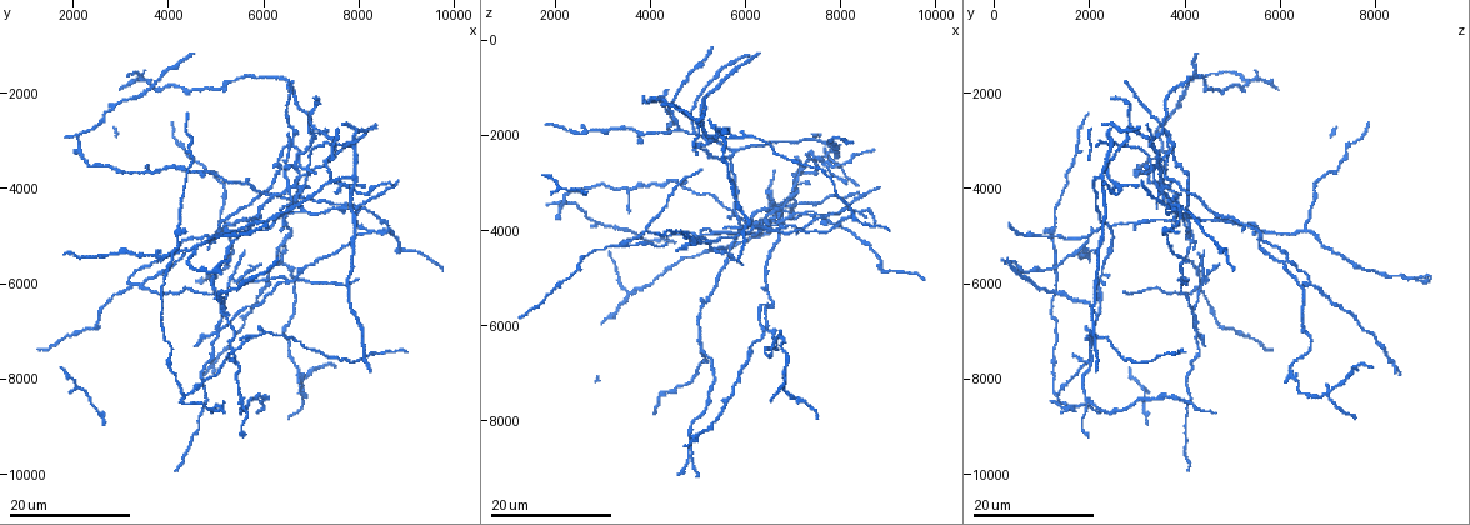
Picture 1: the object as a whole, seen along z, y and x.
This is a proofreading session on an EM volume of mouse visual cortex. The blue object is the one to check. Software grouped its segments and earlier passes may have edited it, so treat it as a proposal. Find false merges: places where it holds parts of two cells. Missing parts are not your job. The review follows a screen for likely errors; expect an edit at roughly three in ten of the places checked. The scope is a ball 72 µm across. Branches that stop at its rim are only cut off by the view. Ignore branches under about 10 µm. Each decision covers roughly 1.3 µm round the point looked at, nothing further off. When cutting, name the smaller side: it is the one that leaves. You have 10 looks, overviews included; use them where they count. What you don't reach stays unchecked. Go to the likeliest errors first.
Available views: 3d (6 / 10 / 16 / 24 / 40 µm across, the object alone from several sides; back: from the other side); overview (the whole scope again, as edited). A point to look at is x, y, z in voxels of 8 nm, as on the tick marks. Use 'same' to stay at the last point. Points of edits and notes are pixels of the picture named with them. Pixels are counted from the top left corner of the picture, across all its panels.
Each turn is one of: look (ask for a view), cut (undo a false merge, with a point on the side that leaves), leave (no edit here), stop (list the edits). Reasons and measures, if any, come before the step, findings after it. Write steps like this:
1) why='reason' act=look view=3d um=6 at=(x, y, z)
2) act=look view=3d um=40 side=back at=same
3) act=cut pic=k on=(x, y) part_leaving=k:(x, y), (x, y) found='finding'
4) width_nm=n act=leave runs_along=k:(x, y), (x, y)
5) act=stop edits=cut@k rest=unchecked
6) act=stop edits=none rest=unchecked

act=look view=3d um=24 at=(5200, 6700, 2150)

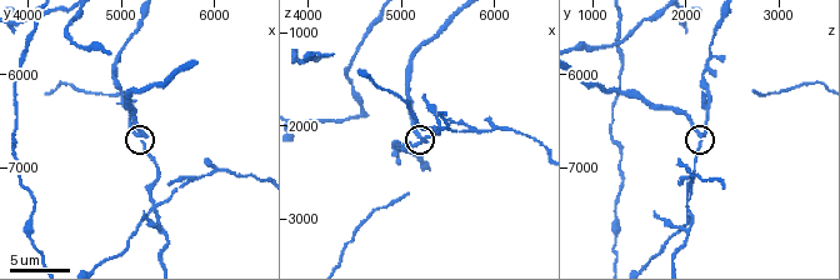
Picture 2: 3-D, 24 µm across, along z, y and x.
act=look view=3d um=10 at=(5250, 6650, 2150)

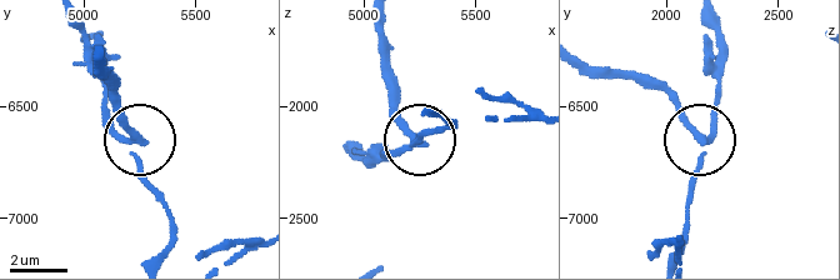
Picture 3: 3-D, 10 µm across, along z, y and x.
width_nm=200 act=cut pic=3 on=(120, 110) part_leaving=3:(708, 141), (660, 89), (581, 73) found='a second cell is stuck on'

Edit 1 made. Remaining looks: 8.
act=look view=overview

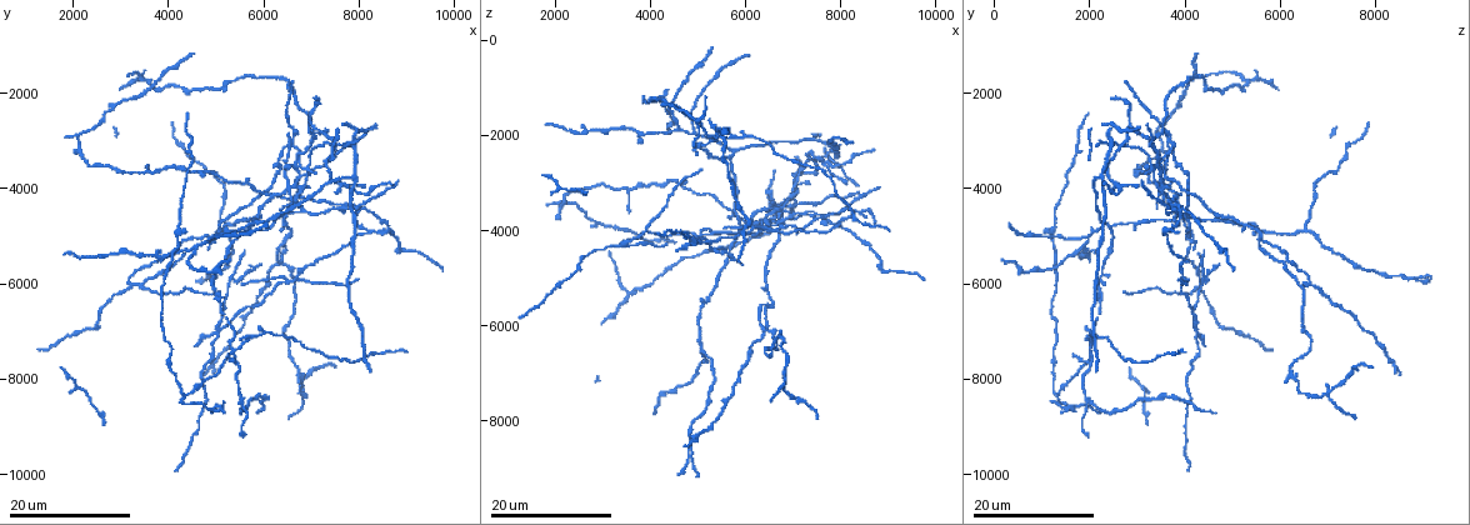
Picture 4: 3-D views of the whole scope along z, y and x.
why='four or more arms meet' act=look view=3d um=16 at=(6400, 5550, 6150)

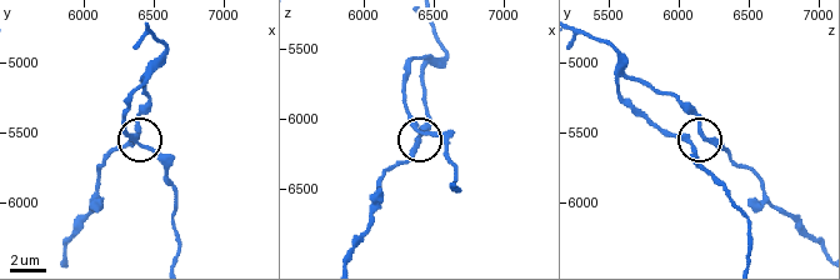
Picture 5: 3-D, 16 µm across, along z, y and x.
act=look view=3d um=10 at=(6380, 5480, 6180)

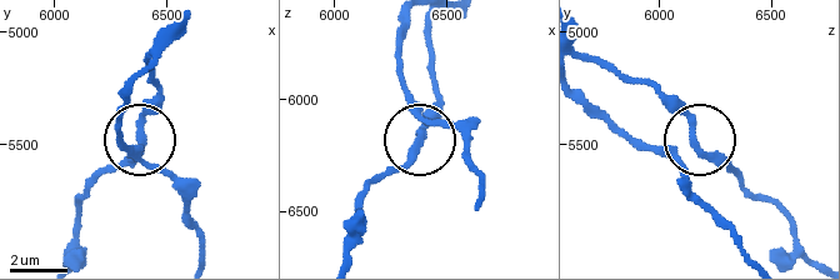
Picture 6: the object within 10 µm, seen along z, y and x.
why='closer look' act=look view=3d um=6 at=(6380, 5500, 6160)

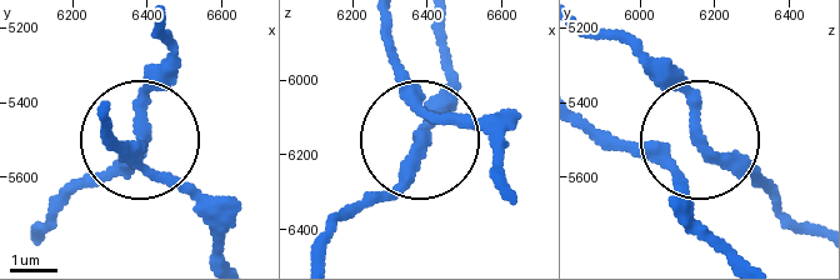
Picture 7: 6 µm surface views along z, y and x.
act=leave runs_along=7:(440, 23), (448, 106), (400, 178), (360, 209) found='all the same cell'

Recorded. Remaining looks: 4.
why='branch point' act=look view=3d um=16 at=(4600, 5250, 1800)

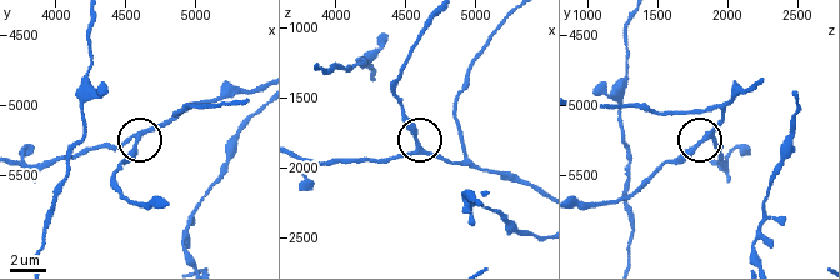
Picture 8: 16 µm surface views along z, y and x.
why='zoom in' act=look view=3d um=10 at=(4580, 5260, 1840)

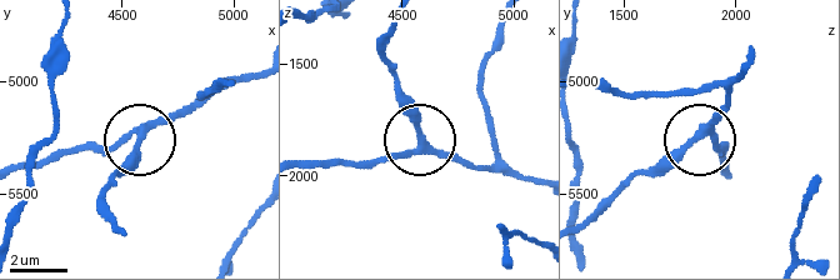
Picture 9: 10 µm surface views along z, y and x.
arms=3 act=leave found='one cell here'

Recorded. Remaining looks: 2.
why='three arms meet' act=look view=3d um=16 at=(5700, 4800, 2450)

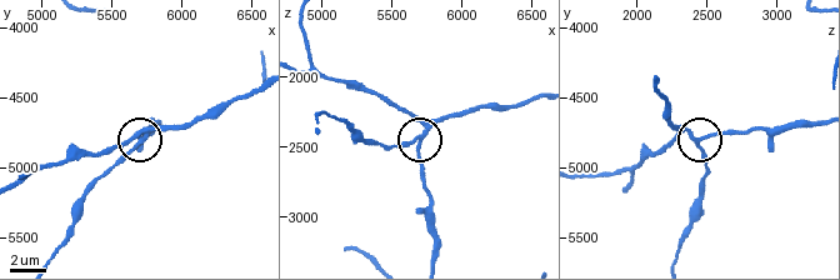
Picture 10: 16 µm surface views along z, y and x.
act=look view=3d um=10 at=(5720, 4820, 2440)

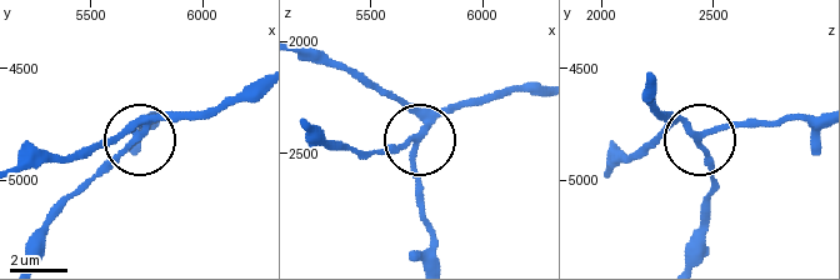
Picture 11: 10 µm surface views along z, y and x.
side_arm_um=58 act=leave runs_along=11:(429, 258), (415, 156), (429, 129), (463, 103) found='one cell here'

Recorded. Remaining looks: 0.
act=stop edits=cut@3 rest=unchecked

